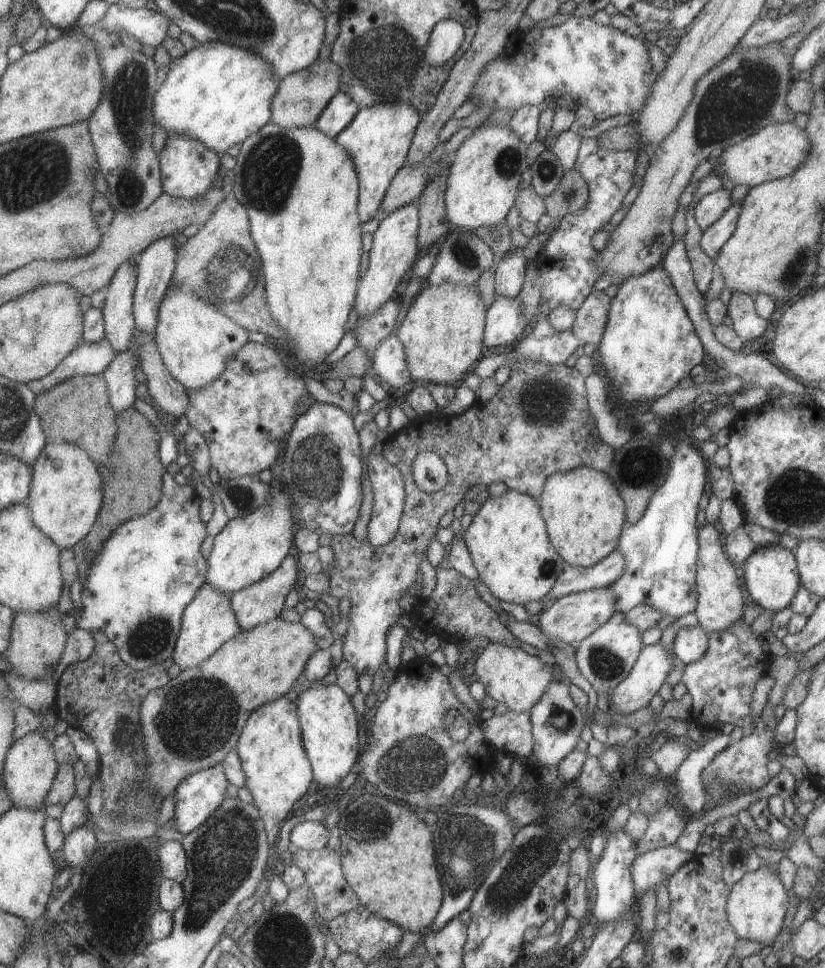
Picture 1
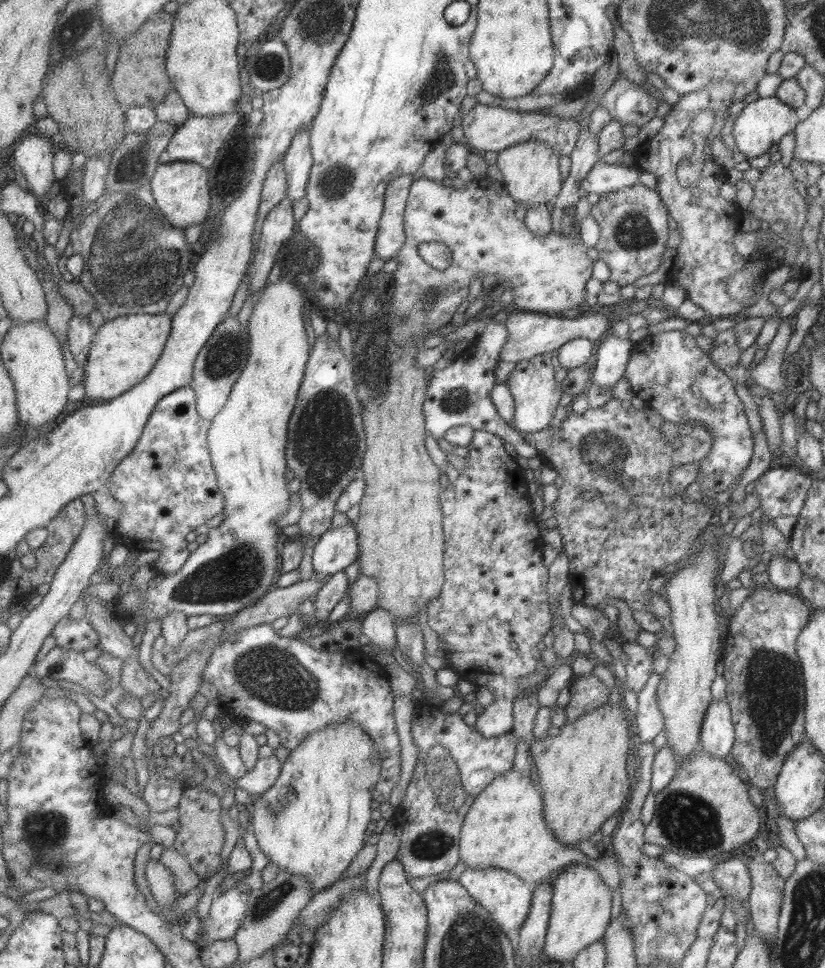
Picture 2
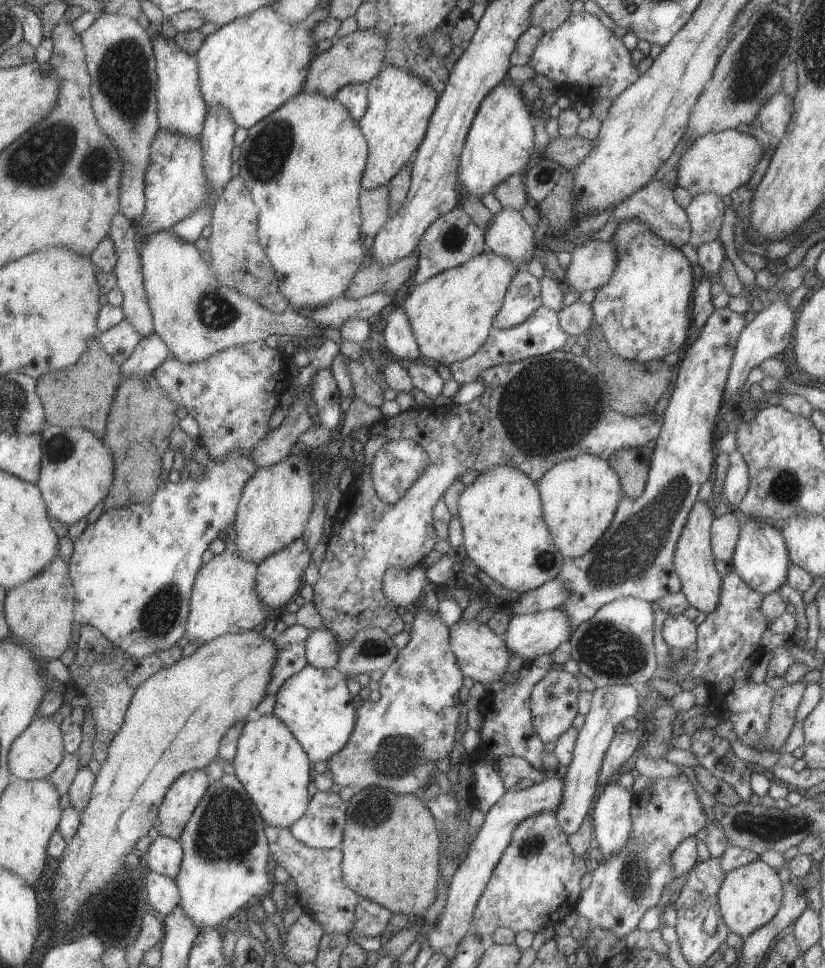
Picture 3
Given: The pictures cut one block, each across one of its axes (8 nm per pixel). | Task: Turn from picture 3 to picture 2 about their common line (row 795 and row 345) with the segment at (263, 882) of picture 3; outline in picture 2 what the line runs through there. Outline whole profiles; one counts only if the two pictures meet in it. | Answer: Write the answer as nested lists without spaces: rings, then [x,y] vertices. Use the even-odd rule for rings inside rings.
[[[227,314],[215,330],[207,338],[207,342],[199,348],[195,356],[194,370],[190,386],[195,392],[195,410],[203,420],[211,420],[225,404],[231,387],[239,373],[246,365],[248,355],[247,324],[238,323],[237,316]]]

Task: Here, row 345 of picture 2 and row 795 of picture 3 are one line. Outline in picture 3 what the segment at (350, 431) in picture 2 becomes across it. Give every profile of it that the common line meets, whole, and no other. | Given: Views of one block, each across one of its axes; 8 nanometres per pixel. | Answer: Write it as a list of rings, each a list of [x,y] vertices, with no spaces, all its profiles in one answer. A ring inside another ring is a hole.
[[[330,790],[317,791],[309,799],[305,814],[288,829],[305,846],[321,850],[339,849],[346,803]]]

